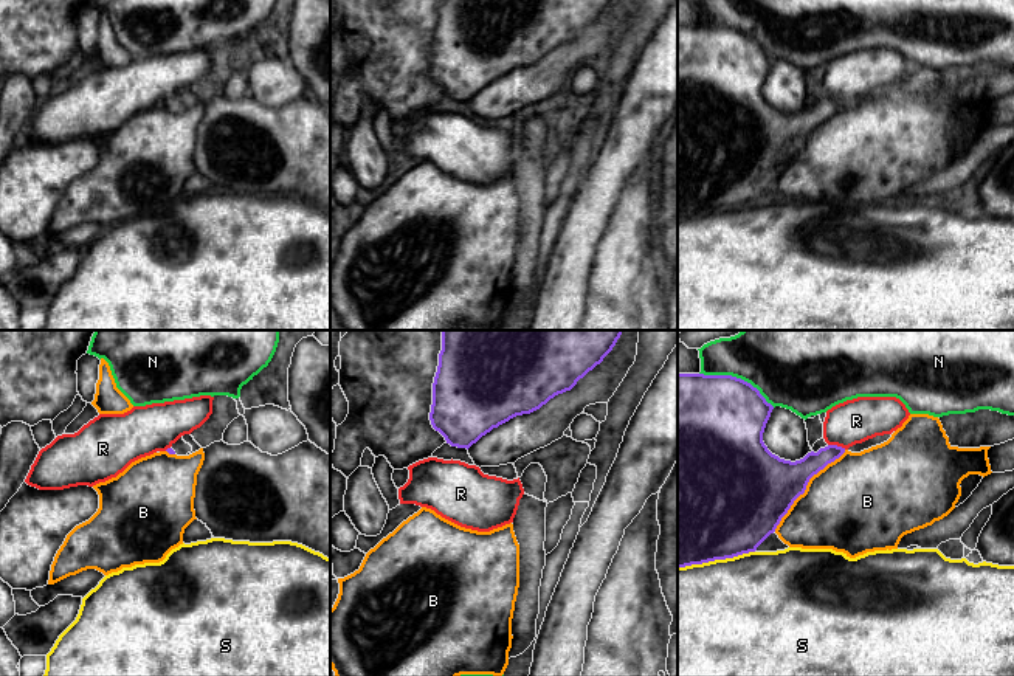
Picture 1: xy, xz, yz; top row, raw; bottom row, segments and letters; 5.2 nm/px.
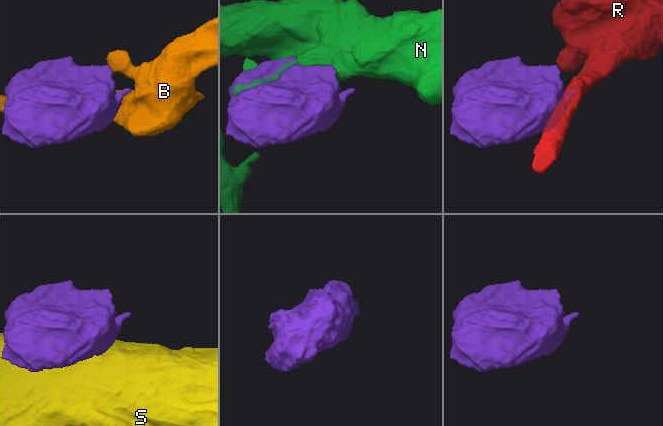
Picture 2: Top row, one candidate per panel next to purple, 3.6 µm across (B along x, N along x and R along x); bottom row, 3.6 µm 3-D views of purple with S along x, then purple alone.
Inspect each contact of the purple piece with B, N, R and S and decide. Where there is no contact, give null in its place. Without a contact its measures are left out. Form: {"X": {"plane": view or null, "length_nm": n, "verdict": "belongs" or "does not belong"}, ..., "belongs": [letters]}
{"B": {"plane": "yz", "length_nm": 550, "verdict": "does not belong"}, "N": {"plane": "yz", "length_nm": 440, "verdict": "does not belong"}, "R": {"plane": "yz", "length_nm": 100, "verdict": "does not belong"}, "S": {"plane": "yz", "length_nm": 400, "verdict": "does not belong"}, "belongs": []}

